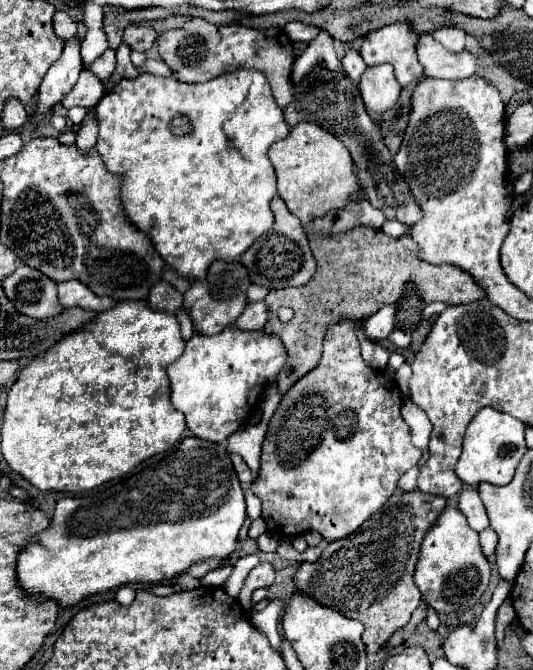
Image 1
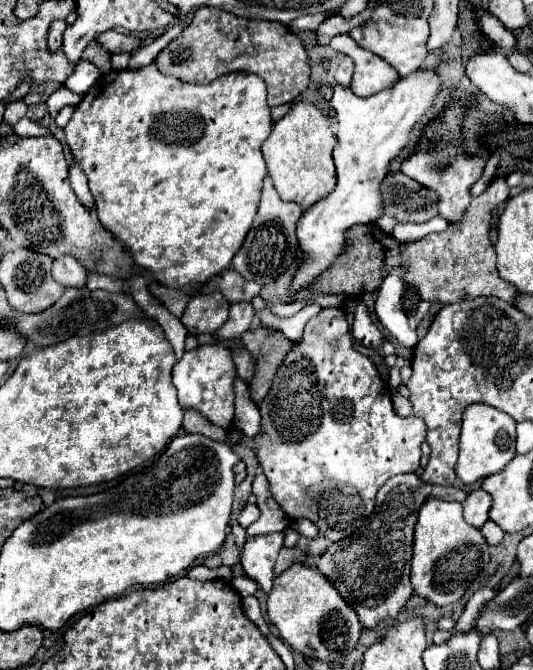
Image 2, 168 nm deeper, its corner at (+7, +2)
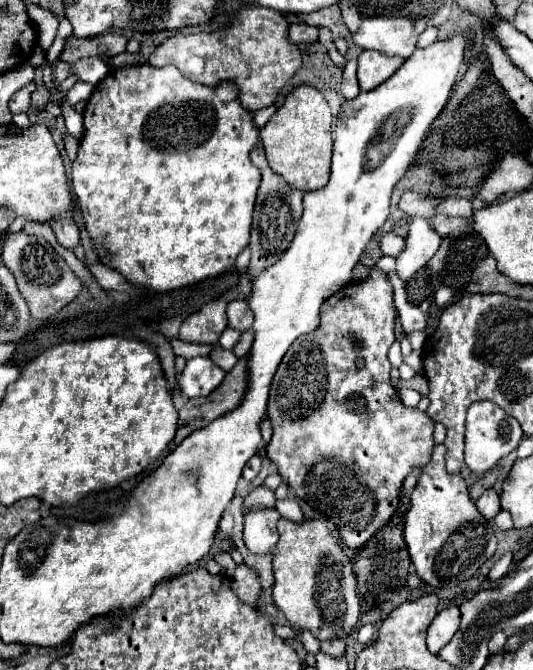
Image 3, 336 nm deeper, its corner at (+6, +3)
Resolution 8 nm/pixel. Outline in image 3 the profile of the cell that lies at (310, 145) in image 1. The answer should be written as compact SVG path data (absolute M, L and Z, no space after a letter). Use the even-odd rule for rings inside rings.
M300 86L286 96L286 102L278 108L276 116L260 128L260 142L264 146L270 168L286 180L286 184L300 192L312 192L324 188L330 178L332 162L332 114L324 96L310 88Z

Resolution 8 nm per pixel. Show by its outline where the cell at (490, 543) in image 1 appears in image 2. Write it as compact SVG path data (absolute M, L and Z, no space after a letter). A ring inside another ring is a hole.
M487 521L481 527L481 531L483 531L483 535L485 535L485 539L487 539L489 545L495 545L495 543L499 543L503 539L503 529L497 523L493 523L493 521Z

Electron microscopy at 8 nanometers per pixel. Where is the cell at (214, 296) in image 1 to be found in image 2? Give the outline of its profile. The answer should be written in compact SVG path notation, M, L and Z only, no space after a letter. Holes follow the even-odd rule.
M221 293L213 295L193 295L181 323L189 331L189 335L215 333L223 327L229 315L229 301Z

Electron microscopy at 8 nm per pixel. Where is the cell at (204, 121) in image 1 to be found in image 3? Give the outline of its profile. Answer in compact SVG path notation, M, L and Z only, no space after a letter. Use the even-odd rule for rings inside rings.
M134 64L124 68L114 68L108 72L100 84L96 84L84 116L84 136L78 144L78 156L72 162L72 188L78 196L80 208L84 212L86 228L96 244L98 256L104 258L104 262L118 270L128 282L136 286L146 286L156 292L170 292L178 290L196 282L202 282L206 278L218 276L234 266L238 254L246 248L250 240L250 224L252 224L252 212L256 202L256 190L260 186L260 170L250 162L250 150L258 144L258 126L254 124L254 116L250 110L246 110L240 104L238 88L234 82L218 82L216 86L206 86L192 82L184 78L176 66L162 66L154 68L150 64Z

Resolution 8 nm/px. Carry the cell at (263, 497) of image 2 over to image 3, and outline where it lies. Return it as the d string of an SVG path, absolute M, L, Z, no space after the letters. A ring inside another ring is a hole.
M282 517L278 520L280 540L272 550L274 554L274 578L276 584L272 588L272 600L278 610L284 612L290 626L298 632L312 632L320 642L334 638L350 638L360 622L360 598L356 596L356 580L352 576L350 556L342 550L340 538L336 540L330 528L324 528L320 520L304 520L302 524L294 524Z

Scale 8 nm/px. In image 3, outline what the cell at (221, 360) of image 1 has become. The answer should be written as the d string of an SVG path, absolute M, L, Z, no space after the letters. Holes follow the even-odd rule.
M198 356L186 362L180 374L180 390L188 398L208 396L222 380L226 372L218 368L208 356Z

